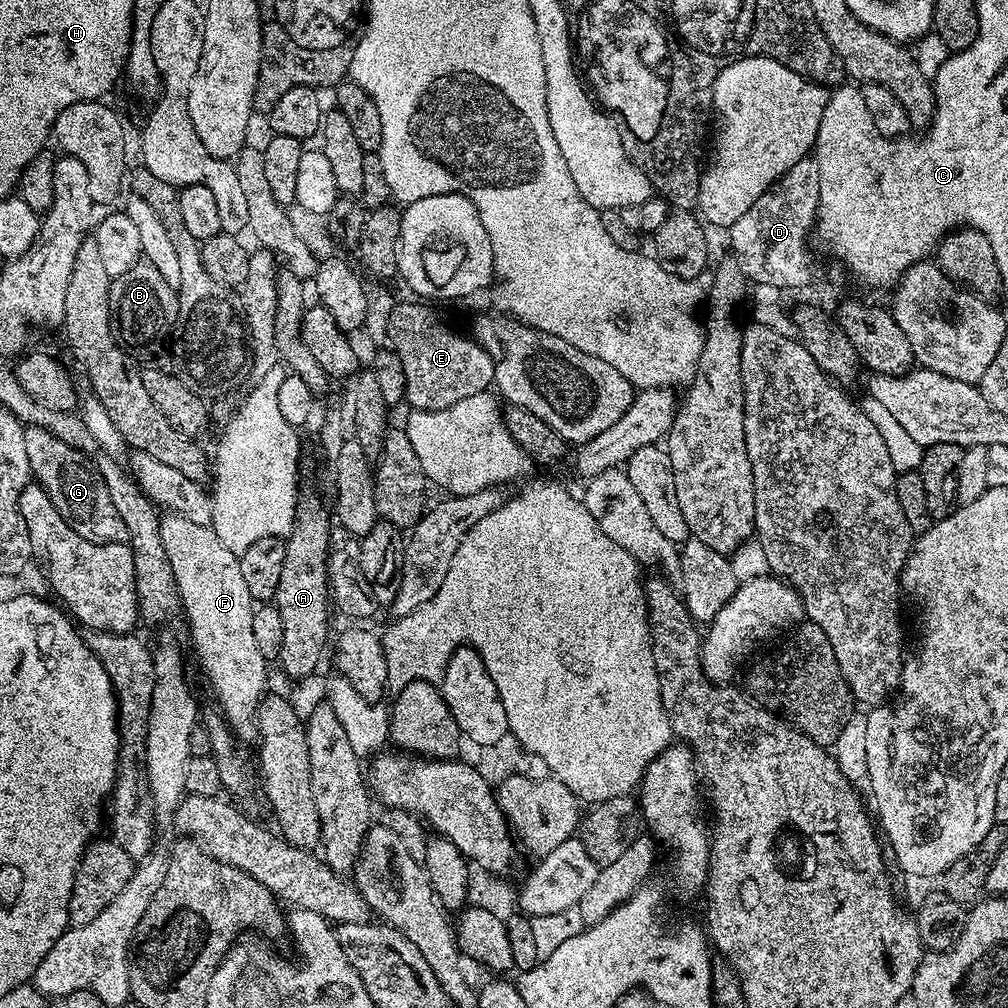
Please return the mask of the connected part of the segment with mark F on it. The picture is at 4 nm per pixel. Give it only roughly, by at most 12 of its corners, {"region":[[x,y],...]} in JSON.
{"region":[[168,514],[162,546],[219,711],[260,734],[269,661],[240,556]]}

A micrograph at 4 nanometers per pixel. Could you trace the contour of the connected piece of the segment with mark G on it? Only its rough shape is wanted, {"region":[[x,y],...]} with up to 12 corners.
{"region":[[25,427],[32,476],[69,526],[128,544],[110,490],[84,453]]}

